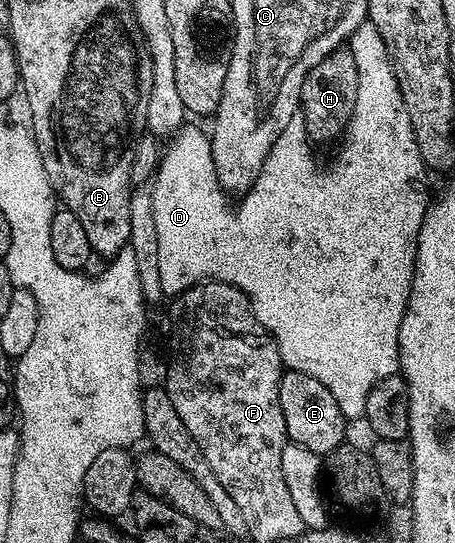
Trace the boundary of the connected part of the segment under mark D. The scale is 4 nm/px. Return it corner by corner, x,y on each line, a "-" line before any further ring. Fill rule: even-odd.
371,22
362,23
354,31
349,40
349,49
353,53
353,61
357,61
357,101
353,109
353,117
349,121
345,134
342,136
343,148
335,155
335,160
328,167
315,167
315,159
311,156
313,144
307,133
307,124
302,114
296,113
289,125
281,129
281,137
273,141
273,149
265,157
261,165
261,173
257,181
242,196
239,207
233,207
228,192
219,183
213,165
212,145
210,136
202,126
195,130
195,155
191,155
191,167
167,167
160,163
151,185
153,197
153,215
157,230
157,262
161,287
164,296
174,297
187,291
193,284
201,282
219,282
232,284
247,294
251,302
251,311
261,321
261,325
269,334
275,336
275,344
279,356
283,358
284,368
301,373
309,373
309,377
317,377
333,398
341,413
349,421
362,420
367,414
367,402
373,385
385,381
385,377
399,371
399,334
401,333
401,317
405,317
407,302
411,296
411,282
415,276
415,258
417,257
417,241
421,233
421,221
429,206
427,199
427,175
423,166
423,158
417,149
417,141
413,137
413,125
409,125
409,109
405,109
405,101
401,97
401,89
397,85
395,70
391,64
389,53
385,49
385,41
381,41
381,33
-
203,147
207,147
207,171
199,171
203,167

